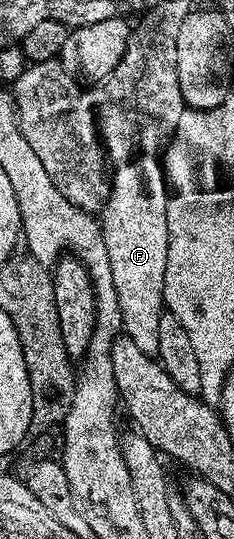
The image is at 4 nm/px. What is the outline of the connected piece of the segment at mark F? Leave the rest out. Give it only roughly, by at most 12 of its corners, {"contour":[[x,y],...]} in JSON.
{"contour":[[160,159],[116,166],[101,211],[122,333],[159,353],[169,256]]}

